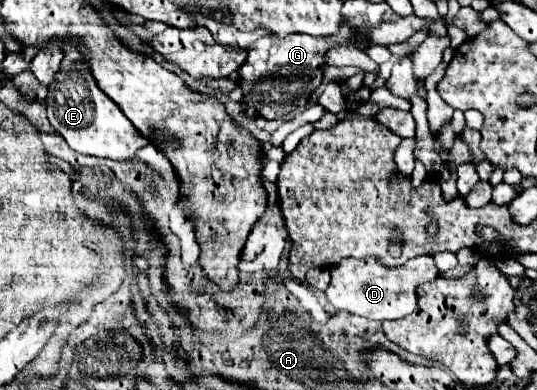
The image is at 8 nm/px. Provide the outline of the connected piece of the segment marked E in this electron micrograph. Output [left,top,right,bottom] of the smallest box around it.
[48,45,150,161]

